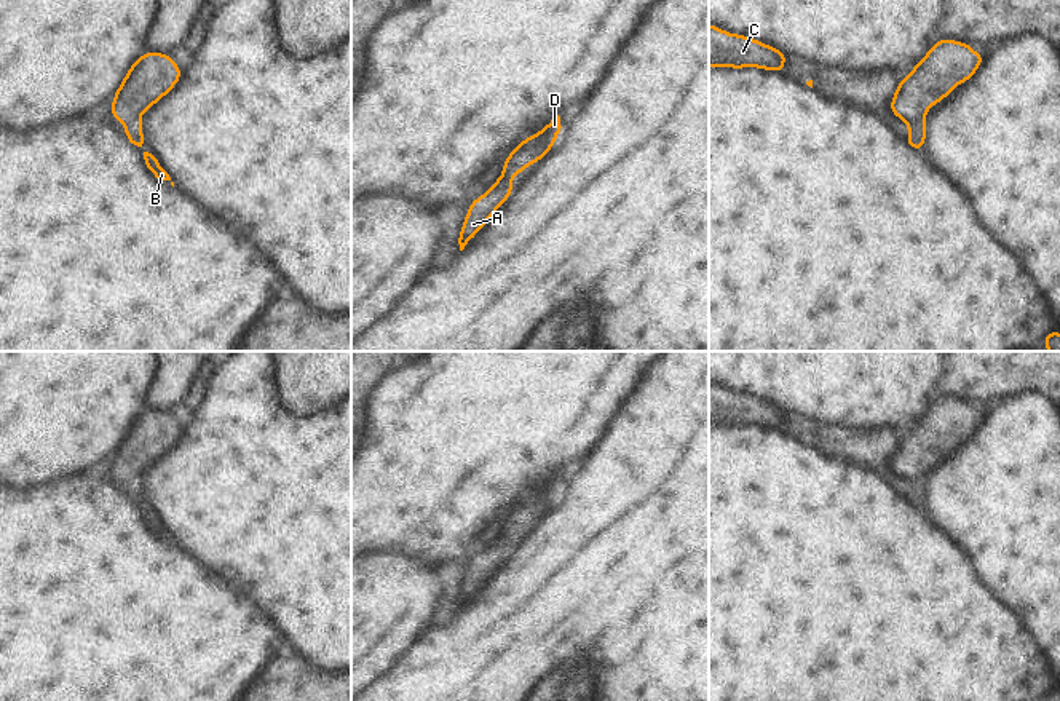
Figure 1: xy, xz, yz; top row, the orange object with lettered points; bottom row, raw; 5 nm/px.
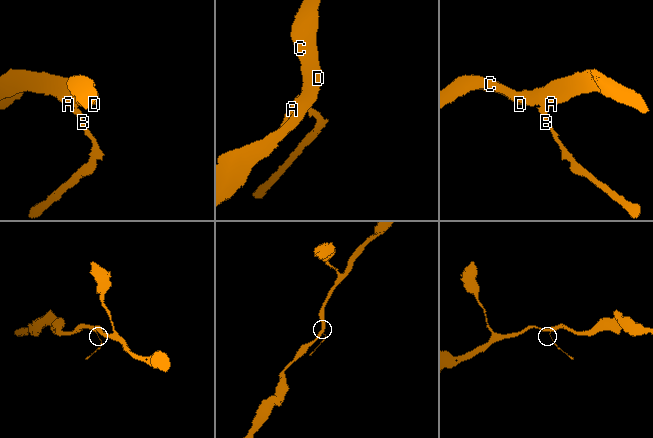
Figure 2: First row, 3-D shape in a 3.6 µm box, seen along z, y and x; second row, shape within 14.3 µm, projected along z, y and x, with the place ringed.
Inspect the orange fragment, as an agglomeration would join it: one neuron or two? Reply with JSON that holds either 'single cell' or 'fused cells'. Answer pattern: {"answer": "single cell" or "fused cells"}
{"answer": "fused cells"}

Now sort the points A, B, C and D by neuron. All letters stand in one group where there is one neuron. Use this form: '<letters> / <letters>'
A C D / B

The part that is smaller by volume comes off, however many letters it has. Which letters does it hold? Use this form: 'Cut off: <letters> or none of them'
Cut off: B

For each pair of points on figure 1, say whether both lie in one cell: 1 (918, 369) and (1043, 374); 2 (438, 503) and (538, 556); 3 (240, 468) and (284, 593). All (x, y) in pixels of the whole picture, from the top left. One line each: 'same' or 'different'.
1: different
2: different
3: same

